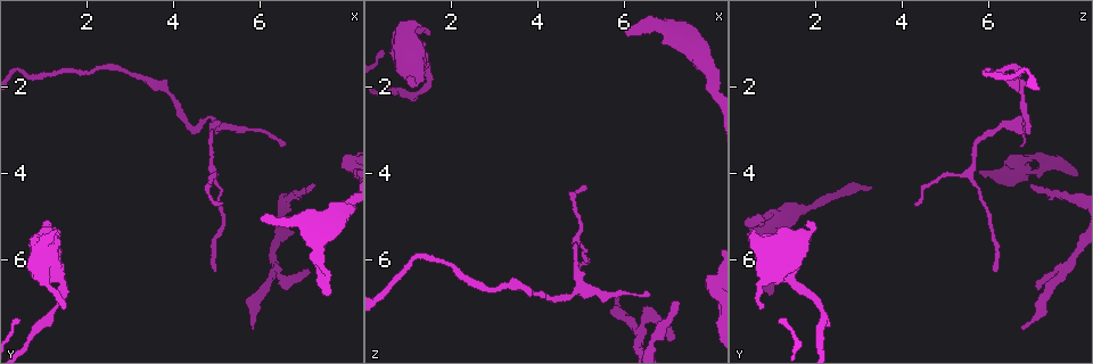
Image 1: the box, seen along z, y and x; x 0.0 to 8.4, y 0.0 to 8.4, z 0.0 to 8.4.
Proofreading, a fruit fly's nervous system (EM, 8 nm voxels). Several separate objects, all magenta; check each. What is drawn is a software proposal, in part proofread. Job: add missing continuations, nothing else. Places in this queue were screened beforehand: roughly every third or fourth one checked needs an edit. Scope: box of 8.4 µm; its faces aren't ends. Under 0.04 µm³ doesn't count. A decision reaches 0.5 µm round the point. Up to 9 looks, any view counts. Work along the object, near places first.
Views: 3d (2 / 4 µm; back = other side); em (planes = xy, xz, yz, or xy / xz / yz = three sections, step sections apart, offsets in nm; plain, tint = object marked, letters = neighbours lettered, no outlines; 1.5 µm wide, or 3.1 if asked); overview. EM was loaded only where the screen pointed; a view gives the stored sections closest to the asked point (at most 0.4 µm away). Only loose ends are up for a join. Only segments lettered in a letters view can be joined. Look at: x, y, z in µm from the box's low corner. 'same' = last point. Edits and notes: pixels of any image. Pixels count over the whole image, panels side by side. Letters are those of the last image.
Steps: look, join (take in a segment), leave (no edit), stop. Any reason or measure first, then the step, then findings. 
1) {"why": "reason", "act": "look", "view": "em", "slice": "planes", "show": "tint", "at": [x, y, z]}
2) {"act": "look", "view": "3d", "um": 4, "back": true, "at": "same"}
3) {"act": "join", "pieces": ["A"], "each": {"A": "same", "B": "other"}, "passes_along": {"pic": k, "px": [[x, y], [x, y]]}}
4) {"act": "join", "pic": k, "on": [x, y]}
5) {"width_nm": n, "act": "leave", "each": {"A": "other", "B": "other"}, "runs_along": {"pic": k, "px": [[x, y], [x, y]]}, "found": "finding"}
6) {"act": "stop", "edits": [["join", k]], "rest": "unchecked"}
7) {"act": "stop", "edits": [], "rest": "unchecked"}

{"why": "thin end", "act": "look", "view": "3d", "um": 2, "at": [1.45, 7.10, 0.80]}

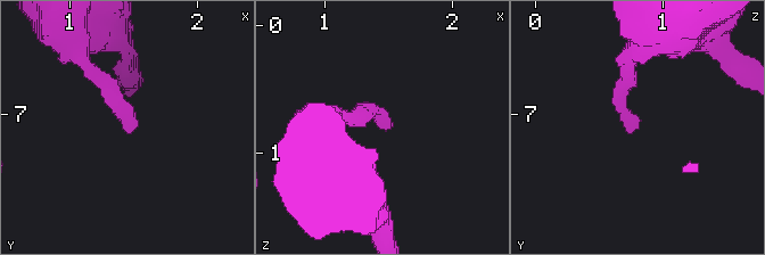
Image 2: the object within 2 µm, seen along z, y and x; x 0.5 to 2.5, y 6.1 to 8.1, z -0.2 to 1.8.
{"why": "now the EM", "act": "look", "view": "em", "slice": "xz", "step": 4, "show": "letters", "at": [1.48, 7.12, 0.78]}

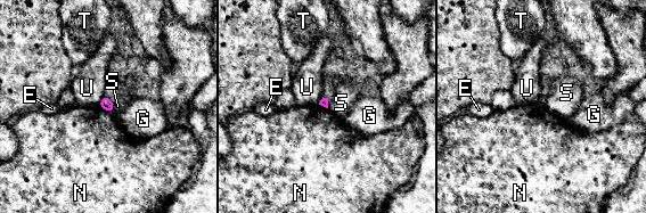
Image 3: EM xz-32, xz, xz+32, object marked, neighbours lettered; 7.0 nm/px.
{"act": "leave", "each": {"E": "other", "G": "other", "N": "other", "S": "other", "T": "other", "U": "other"}, "border": {"pic": 3, "px": [[98, 104], [113, 113]]}, "found": "none of them fits"}

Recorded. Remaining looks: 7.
{"why": "branch stops here", "act": "look", "view": "3d", "um": 2, "at": [5.85, 7.55, 6.75]}

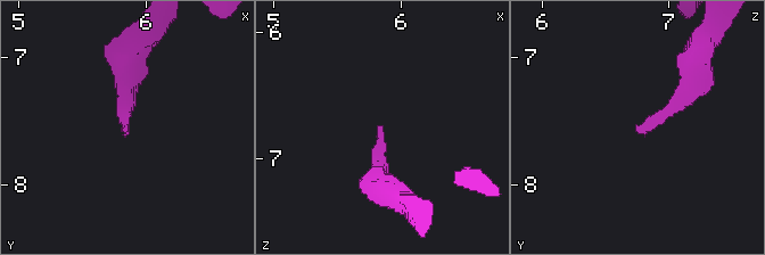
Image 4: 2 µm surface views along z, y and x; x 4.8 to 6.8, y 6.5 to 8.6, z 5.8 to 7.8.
{"act": "look", "view": "em", "slice": "xy", "step": 4, "show": "letters", "at": [5.82, 7.58, 6.74]}

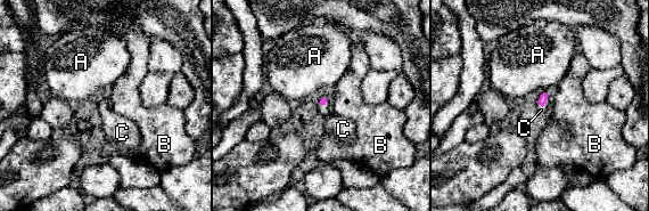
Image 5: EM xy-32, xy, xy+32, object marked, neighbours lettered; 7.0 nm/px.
{"act": "look", "view": "em", "slice": "planes", "show": "letters", "at": "same"}

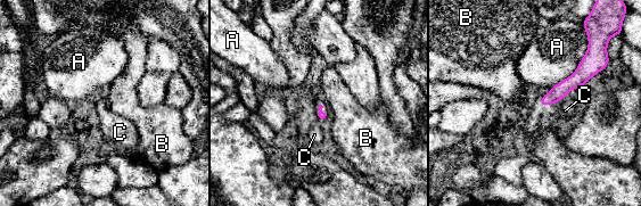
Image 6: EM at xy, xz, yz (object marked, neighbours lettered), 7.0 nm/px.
{"act": "join", "pieces": ["C"], "each": {"A": "other", "B": "other", "C": "same"}, "passes_along": {"pic": 6, "px": [[559, 91], [547, 106], [565, 110]]}, "found": "it goes on there"}

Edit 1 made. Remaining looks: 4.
{"why": "free end", "act": "look", "view": "em", "slice": "yz", "step": 4, "show": "plain", "at": [7.00, 6.25, 7.90]}

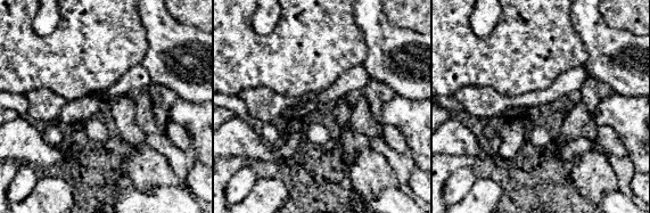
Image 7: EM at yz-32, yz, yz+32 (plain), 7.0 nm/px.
{"why": "what lies round it", "act": "look", "view": "em", "slice": "yz", "step": 4, "show": "letters", "at": "same"}

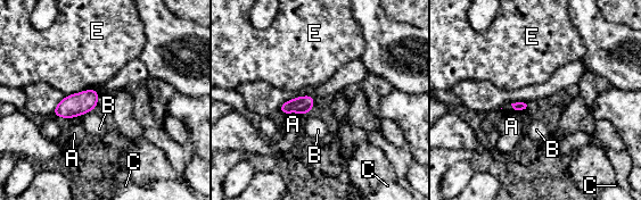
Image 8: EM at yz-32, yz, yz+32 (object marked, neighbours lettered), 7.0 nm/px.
{"act": "leave", "each": {"A": "other", "B": "other", "C": "other", "E": "other"}, "border": {"pic": 8, "px": [[95, 108], [82, 116]]}, "found": "none of them fits"}

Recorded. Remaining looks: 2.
{"act": "stop", "edits": [["join", 6]], "rest": "unchecked"}

